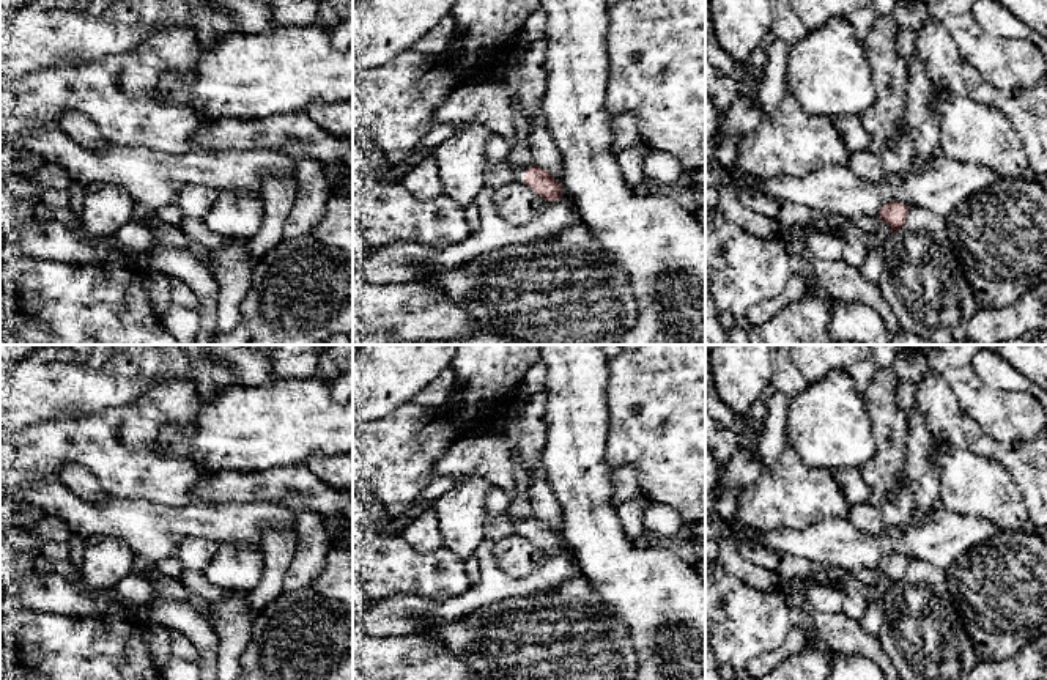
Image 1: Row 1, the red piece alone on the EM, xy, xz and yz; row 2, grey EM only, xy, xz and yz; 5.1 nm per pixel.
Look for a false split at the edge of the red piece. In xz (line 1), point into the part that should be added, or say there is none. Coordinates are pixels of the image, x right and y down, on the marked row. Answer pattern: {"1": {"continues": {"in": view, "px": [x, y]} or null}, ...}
{"1": {"continues": {"in": "xz", "px": [518, 170]}}}

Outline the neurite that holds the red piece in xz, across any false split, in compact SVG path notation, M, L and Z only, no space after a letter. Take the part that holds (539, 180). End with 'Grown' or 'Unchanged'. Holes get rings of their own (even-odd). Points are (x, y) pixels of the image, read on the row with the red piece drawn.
M512 164L515 176L523 176L524 184L545 200L556 201L562 197L562 186L551 176L551 173L538 165L526 170L524 167Z. Grown

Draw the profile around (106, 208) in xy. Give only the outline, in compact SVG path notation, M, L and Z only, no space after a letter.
M90 183L85 187L82 220L94 238L110 239L131 220L135 200L117 184Z

